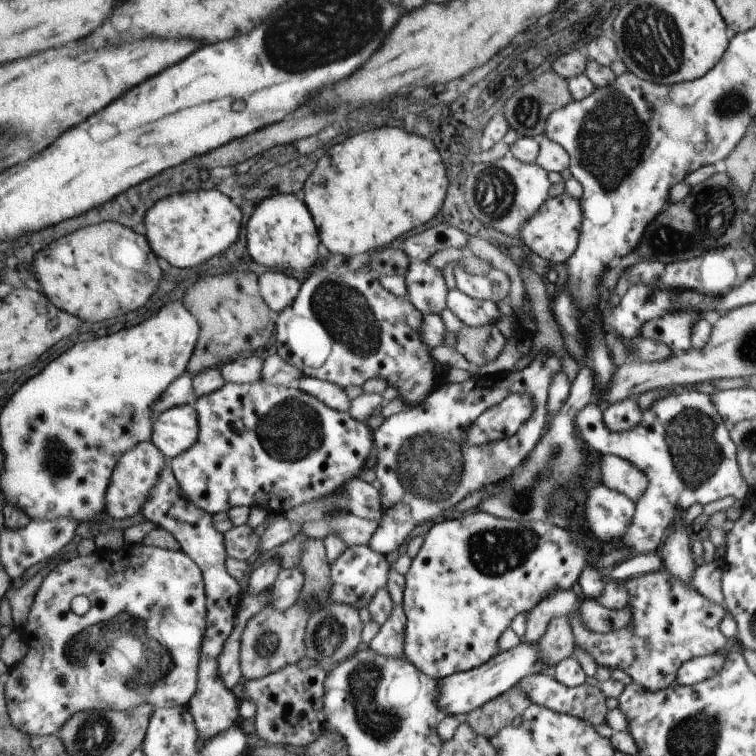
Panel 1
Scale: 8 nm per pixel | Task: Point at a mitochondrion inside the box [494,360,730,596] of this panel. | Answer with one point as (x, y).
(690, 438)

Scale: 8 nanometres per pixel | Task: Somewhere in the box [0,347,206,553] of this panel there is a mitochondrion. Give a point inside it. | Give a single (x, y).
(55, 454)

